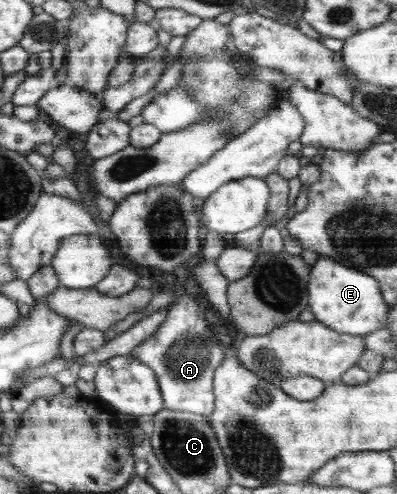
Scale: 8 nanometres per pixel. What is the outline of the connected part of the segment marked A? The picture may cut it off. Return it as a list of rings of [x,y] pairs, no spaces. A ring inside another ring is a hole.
[[[180,296],[168,308],[164,322],[154,331],[154,336],[140,343],[129,355],[146,363],[154,371],[163,408],[209,416],[214,411],[215,403],[212,377],[216,367],[223,362],[230,350],[214,335],[202,306],[197,296]]]

